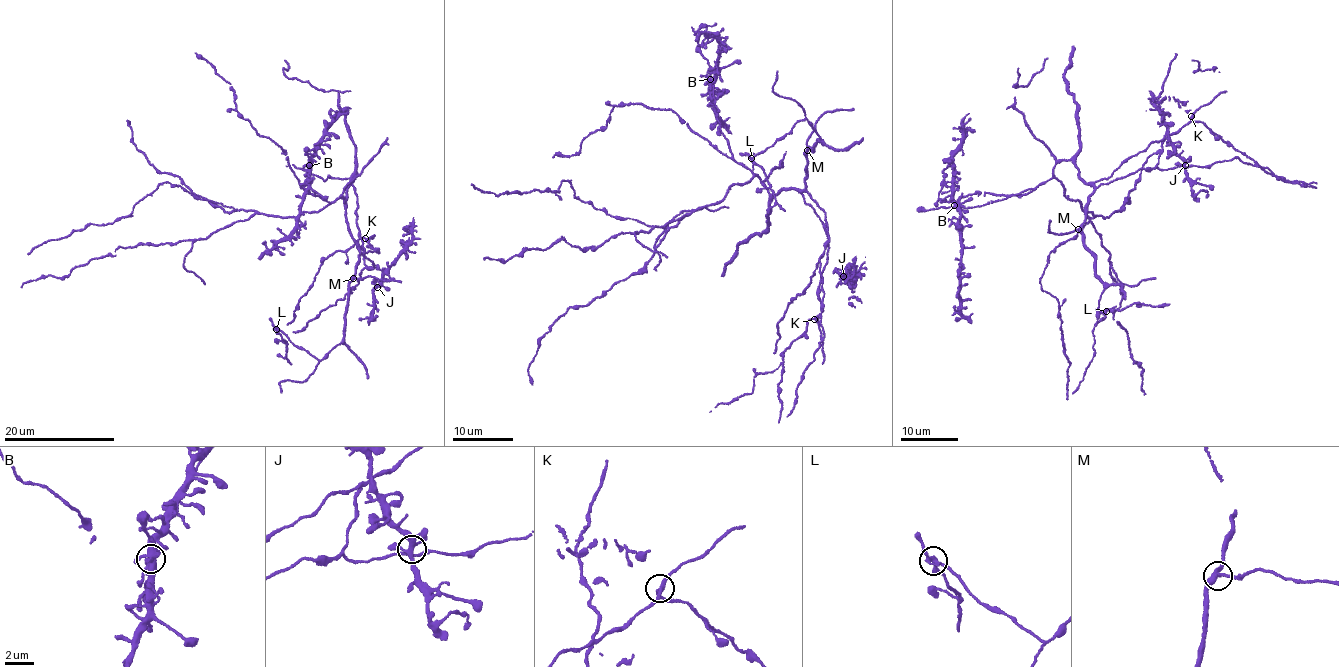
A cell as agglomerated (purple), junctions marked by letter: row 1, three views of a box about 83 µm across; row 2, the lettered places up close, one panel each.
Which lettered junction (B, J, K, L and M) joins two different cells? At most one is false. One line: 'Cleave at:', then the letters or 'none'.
Cleave at: L

